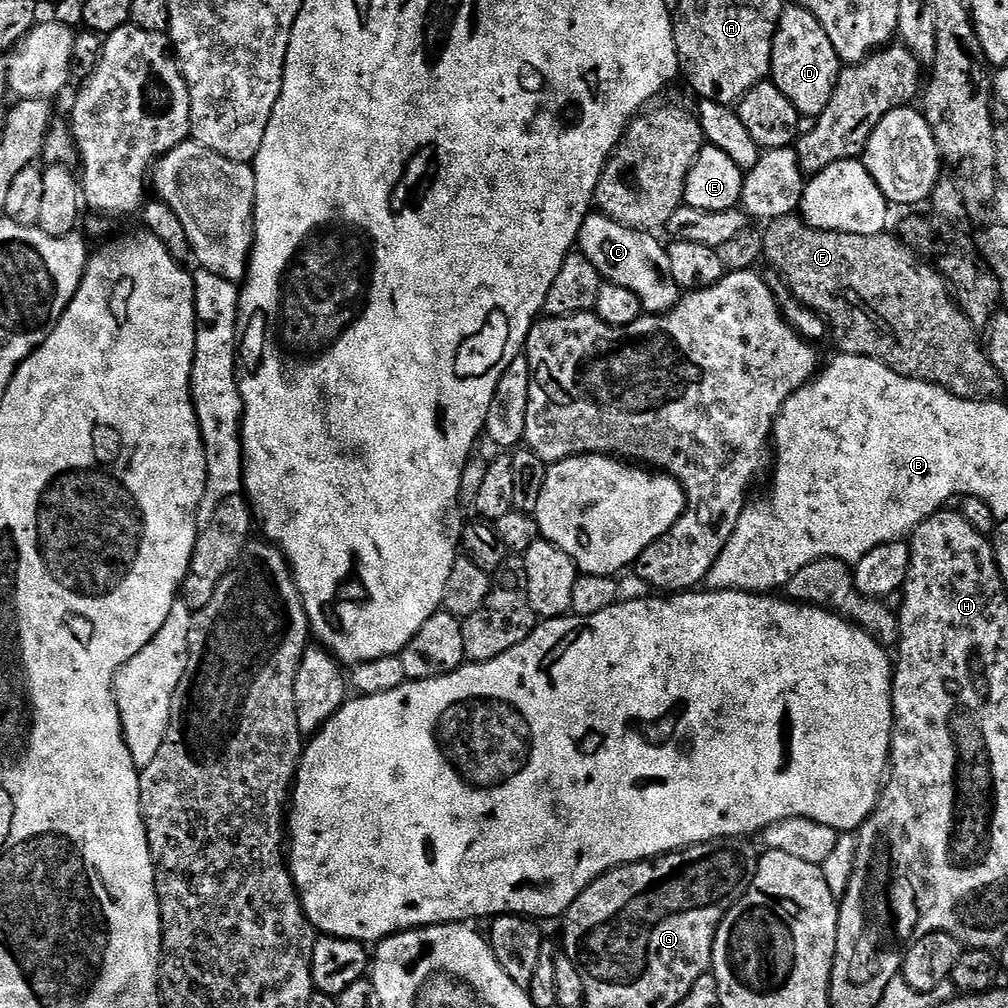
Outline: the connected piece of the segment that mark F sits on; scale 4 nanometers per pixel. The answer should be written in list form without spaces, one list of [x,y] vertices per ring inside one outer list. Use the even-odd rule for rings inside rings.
[[[799,215],[782,217],[771,221],[767,225],[764,232],[764,260],[767,263],[772,263],[782,275],[788,279],[788,284],[792,287],[792,292],[805,304],[808,308],[813,308],[816,312],[821,312],[826,319],[832,323],[832,332],[836,335],[836,344],[841,353],[850,356],[869,356],[875,360],[883,360],[889,368],[900,372],[904,376],[912,376],[916,380],[929,380],[931,384],[940,384],[944,388],[949,388],[950,391],[963,397],[964,400],[981,399],[980,392],[980,356],[982,360],[982,352],[976,348],[932,348],[935,344],[944,344],[947,340],[952,340],[956,336],[956,320],[961,319],[959,308],[956,307],[956,301],[950,295],[948,281],[940,275],[935,267],[932,268],[924,260],[919,260],[913,249],[899,235],[893,234],[888,236],[887,231],[879,232],[878,234],[846,234],[845,232],[831,232],[830,230],[820,230],[814,226],[805,223]],[[920,284],[929,284],[936,293],[933,296],[927,296],[926,293],[920,292]]]

